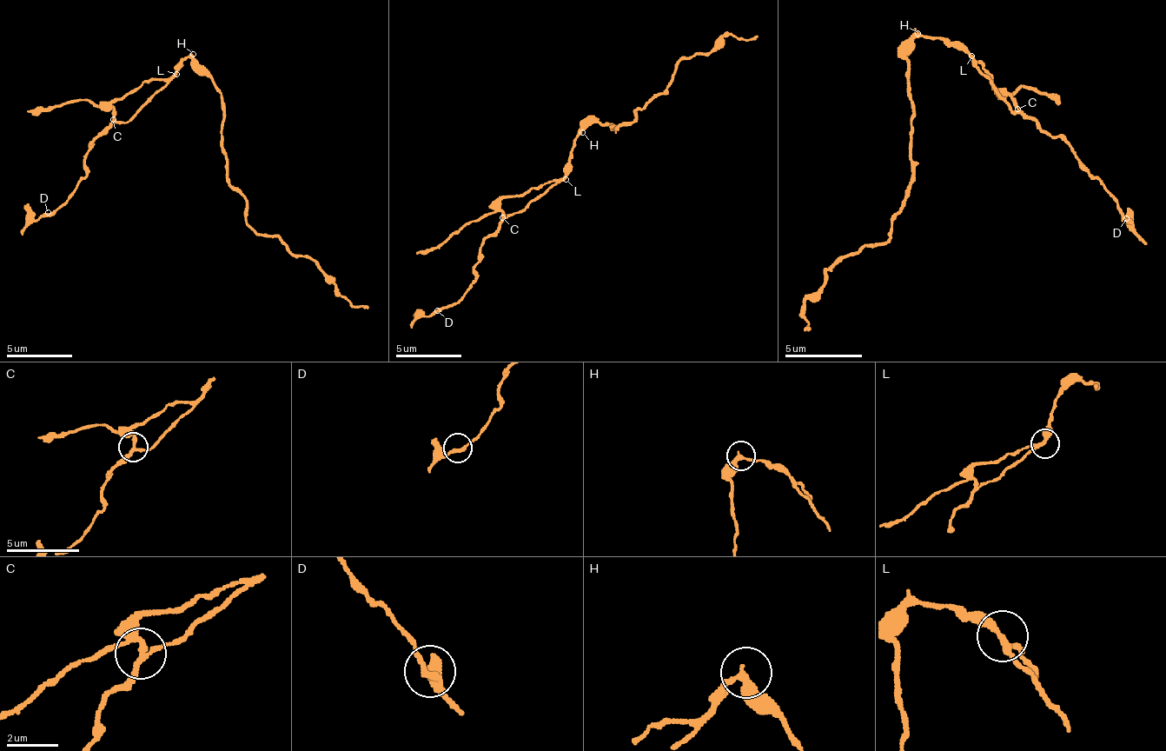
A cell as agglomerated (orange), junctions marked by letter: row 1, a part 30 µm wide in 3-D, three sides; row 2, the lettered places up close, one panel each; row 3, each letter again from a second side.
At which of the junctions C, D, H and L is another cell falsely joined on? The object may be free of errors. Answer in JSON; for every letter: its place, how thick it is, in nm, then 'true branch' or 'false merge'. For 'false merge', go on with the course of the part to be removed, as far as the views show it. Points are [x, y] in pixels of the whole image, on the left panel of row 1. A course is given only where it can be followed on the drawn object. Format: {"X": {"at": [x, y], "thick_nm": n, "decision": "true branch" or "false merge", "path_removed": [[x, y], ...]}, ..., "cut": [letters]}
{"C": {"at": [113, 119], "thick_nm": 200, "decision": "false merge", "path_removed": [[114, 120], [110, 107], [87, 101], [28, 110]]}, "D": {"at": [48, 212], "thick_nm": 200, "decision": "true branch"}, "H": {"at": [193, 54], "thick_nm": 260, "decision": "true branch"}, "L": {"at": [176, 74], "thick_nm": 240, "decision": "true branch"}, "cut": ["C"]}

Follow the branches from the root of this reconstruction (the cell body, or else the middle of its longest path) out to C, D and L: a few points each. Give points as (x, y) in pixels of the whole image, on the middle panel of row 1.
C: (592, 122), (575, 139), (568, 169), (520, 211), (503, 218)
D: (592, 122), (575, 139), (568, 169), (483, 242), (480, 261), (473, 268), (473, 284), (453, 304), (437, 310)
L: (592, 122), (575, 139), (572, 159), (568, 162), (568, 176), (566, 179)

